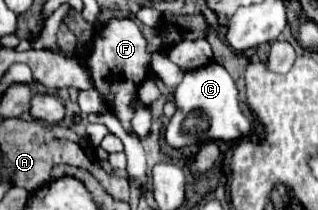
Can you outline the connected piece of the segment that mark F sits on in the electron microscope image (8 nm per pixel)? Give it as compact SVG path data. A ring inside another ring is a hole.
M114 18L98 30L92 52L86 58L88 70L92 72L94 88L104 96L104 100L110 106L114 106L112 110L116 112L116 118L122 122L126 130L130 128L130 120L134 116L134 110L130 110L130 102L136 98L138 86L148 76L150 52L146 52L146 47L147 41L133 19Z

